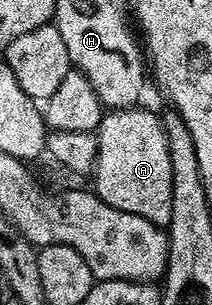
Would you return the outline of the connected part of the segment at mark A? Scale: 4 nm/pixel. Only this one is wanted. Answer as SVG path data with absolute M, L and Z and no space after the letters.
M134 107L132 109L115 109L106 112L101 118L101 124L97 126L95 132L97 135L97 164L91 174L91 180L94 181L95 192L101 198L103 203L107 203L111 207L115 207L119 211L131 211L131 215L143 215L143 219L147 219L151 223L165 227L168 226L171 219L171 155L167 147L167 135L165 127L160 116L156 117L149 109L141 109L142 107Z

